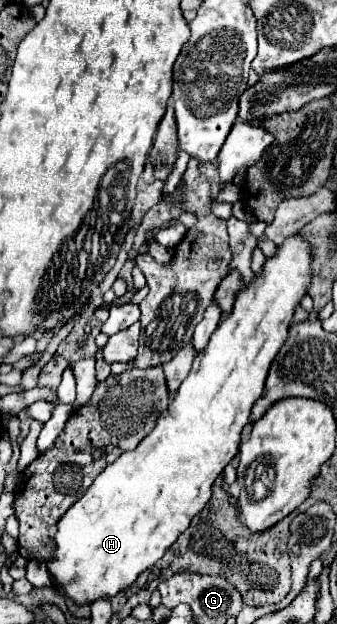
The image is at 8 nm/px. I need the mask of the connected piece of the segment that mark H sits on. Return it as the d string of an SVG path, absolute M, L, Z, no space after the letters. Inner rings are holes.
M290 235L276 253L266 259L262 271L238 295L232 313L220 321L212 333L208 347L192 365L188 377L182 381L174 401L158 417L156 427L140 441L134 451L122 453L110 463L102 475L94 479L84 497L76 501L58 523L56 557L48 561L48 571L56 577L58 587L76 603L92 603L100 597L112 597L138 579L138 575L154 565L164 551L184 533L194 515L198 515L210 501L212 485L224 467L238 453L242 431L250 423L250 411L264 391L266 375L274 355L288 339L294 319L294 309L308 293L312 283L312 247L300 235Z

